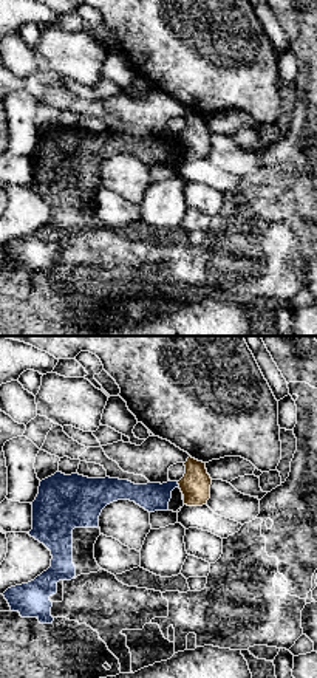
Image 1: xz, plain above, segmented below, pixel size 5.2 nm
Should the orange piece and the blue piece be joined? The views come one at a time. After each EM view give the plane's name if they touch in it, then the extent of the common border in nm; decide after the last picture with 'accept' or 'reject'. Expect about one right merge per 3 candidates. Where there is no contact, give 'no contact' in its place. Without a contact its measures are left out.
meets orange in xz; contact 40 nm long

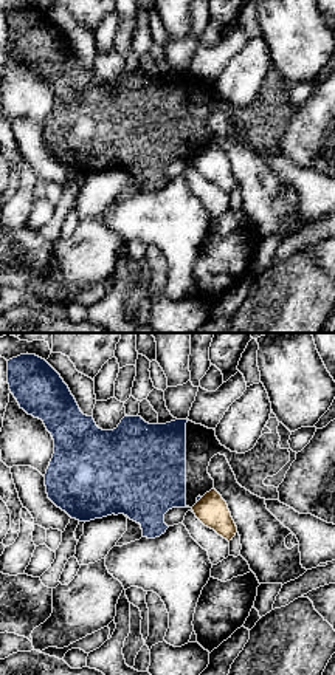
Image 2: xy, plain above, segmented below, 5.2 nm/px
meets orange in xy; contact 40 nm long

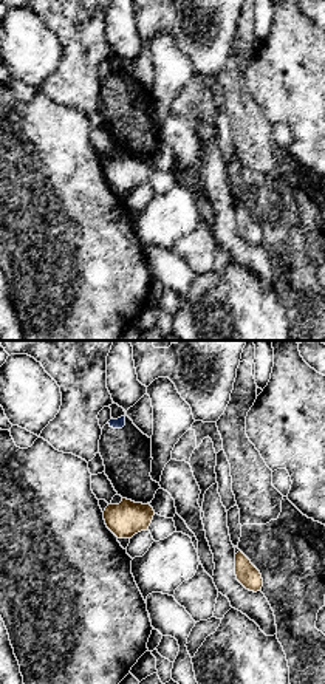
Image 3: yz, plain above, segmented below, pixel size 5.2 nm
no contact

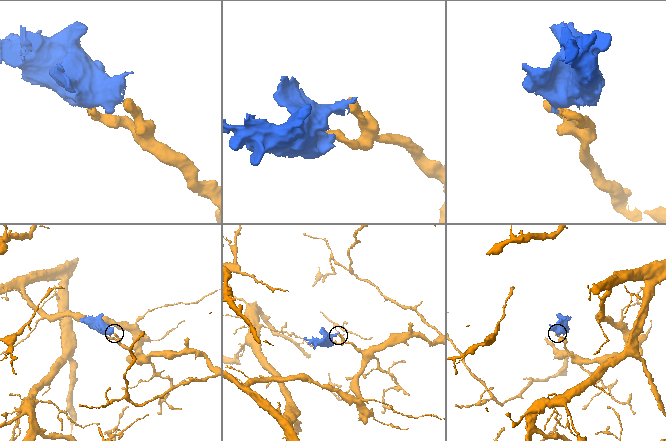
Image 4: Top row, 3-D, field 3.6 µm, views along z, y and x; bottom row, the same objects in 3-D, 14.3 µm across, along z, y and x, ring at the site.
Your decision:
reject

